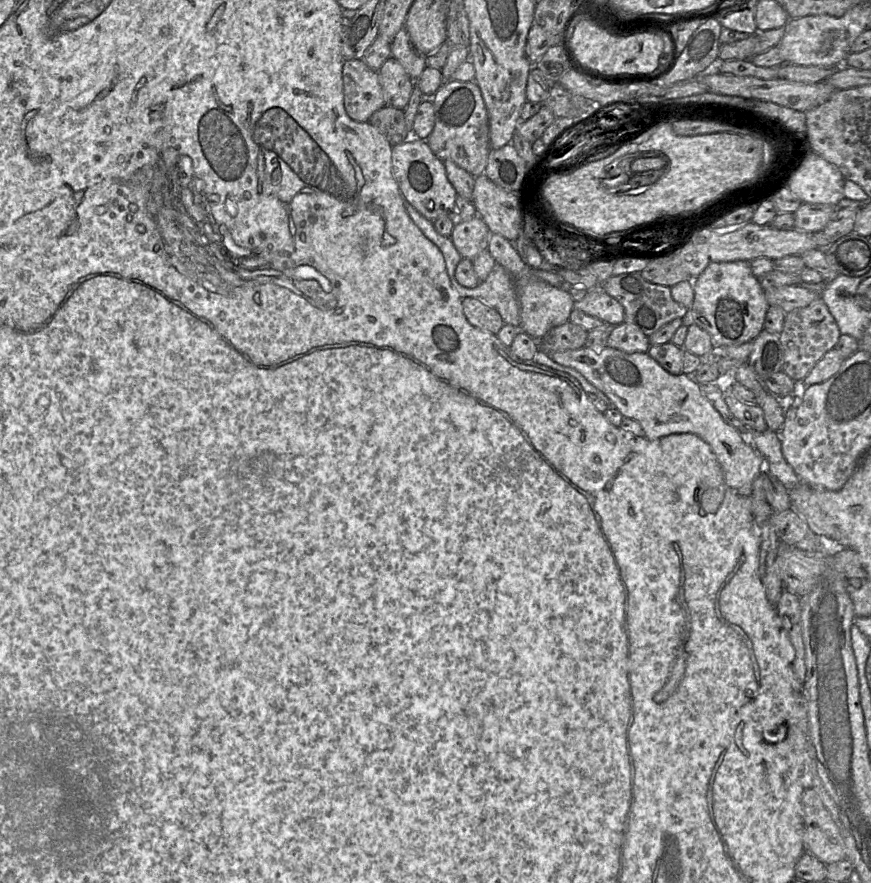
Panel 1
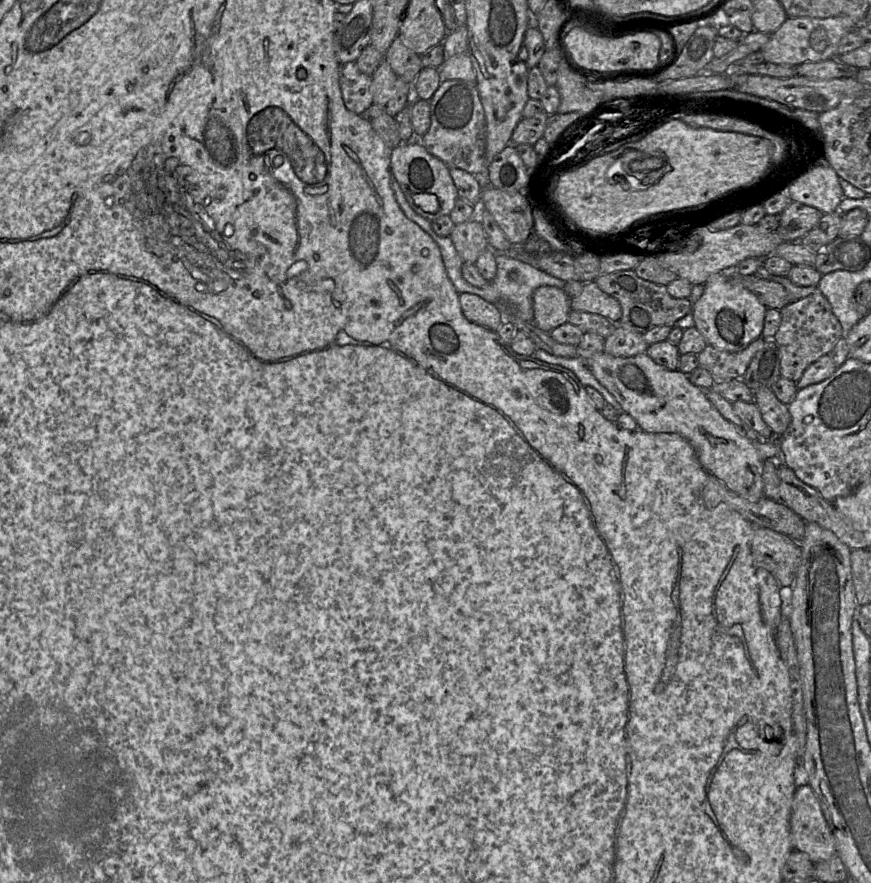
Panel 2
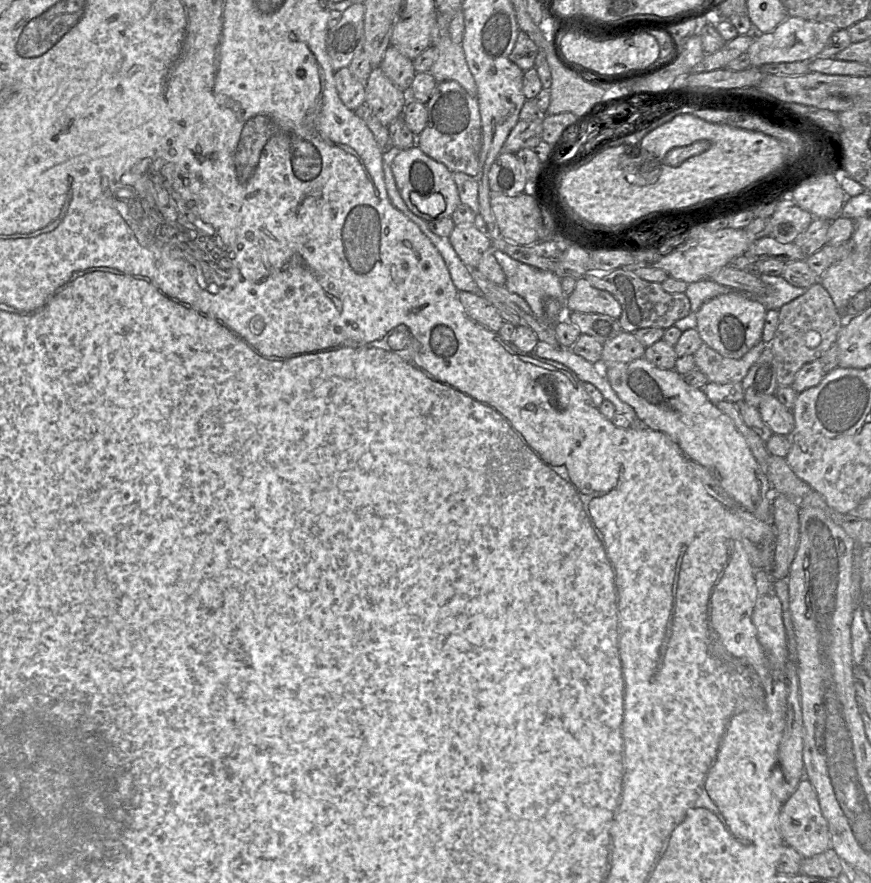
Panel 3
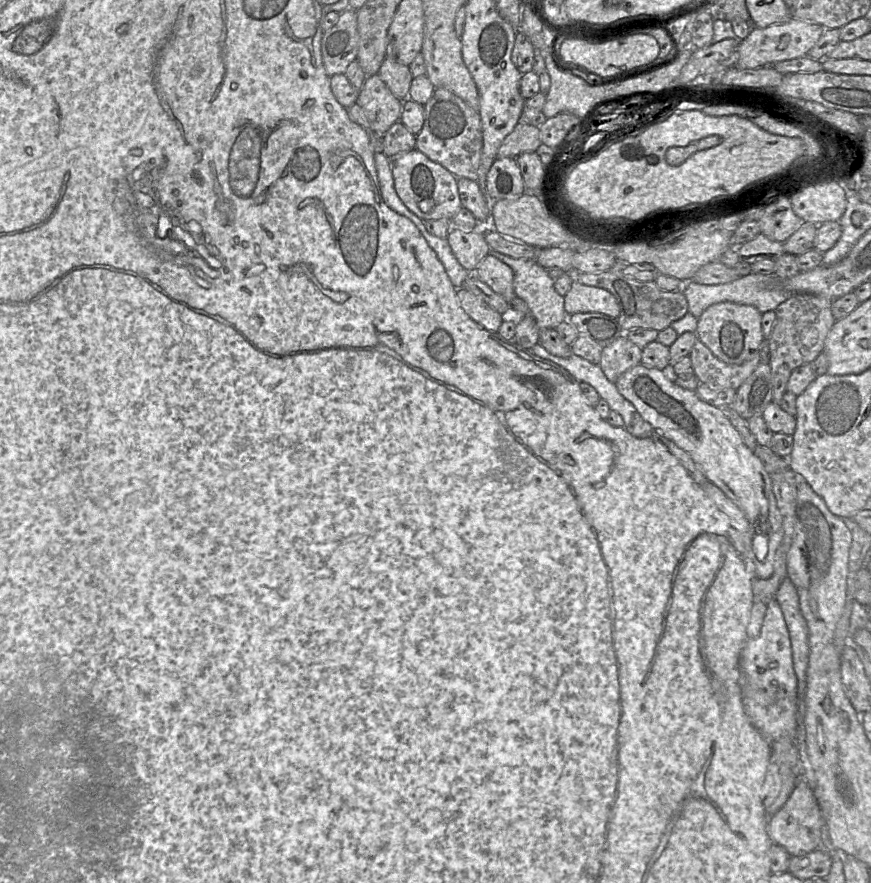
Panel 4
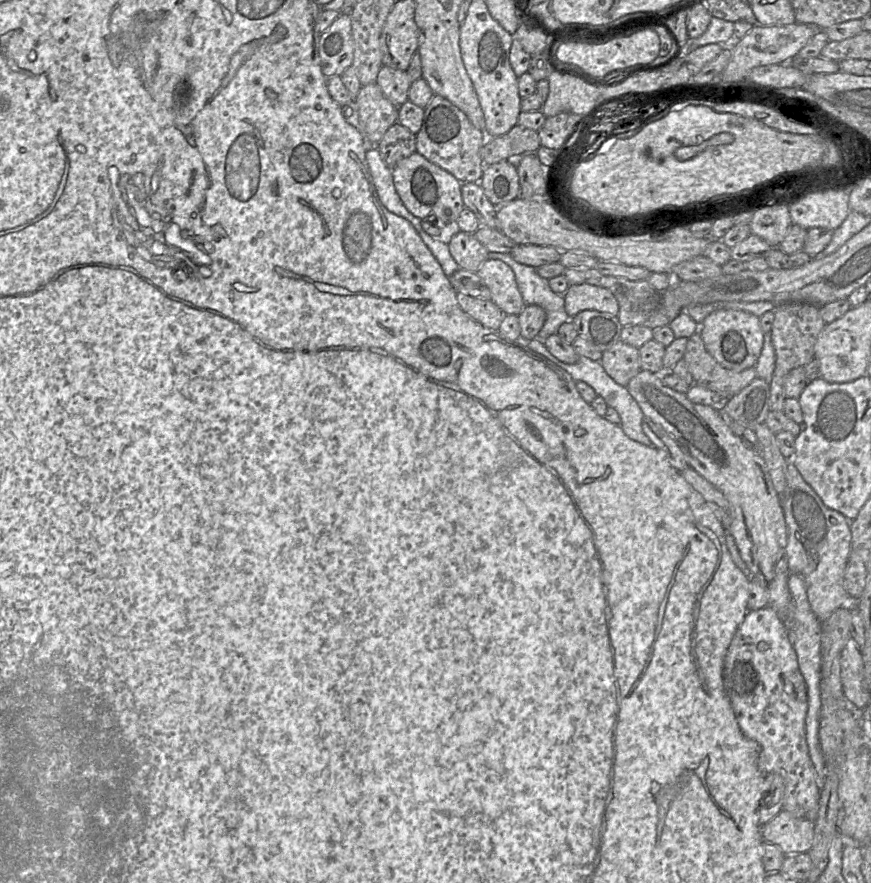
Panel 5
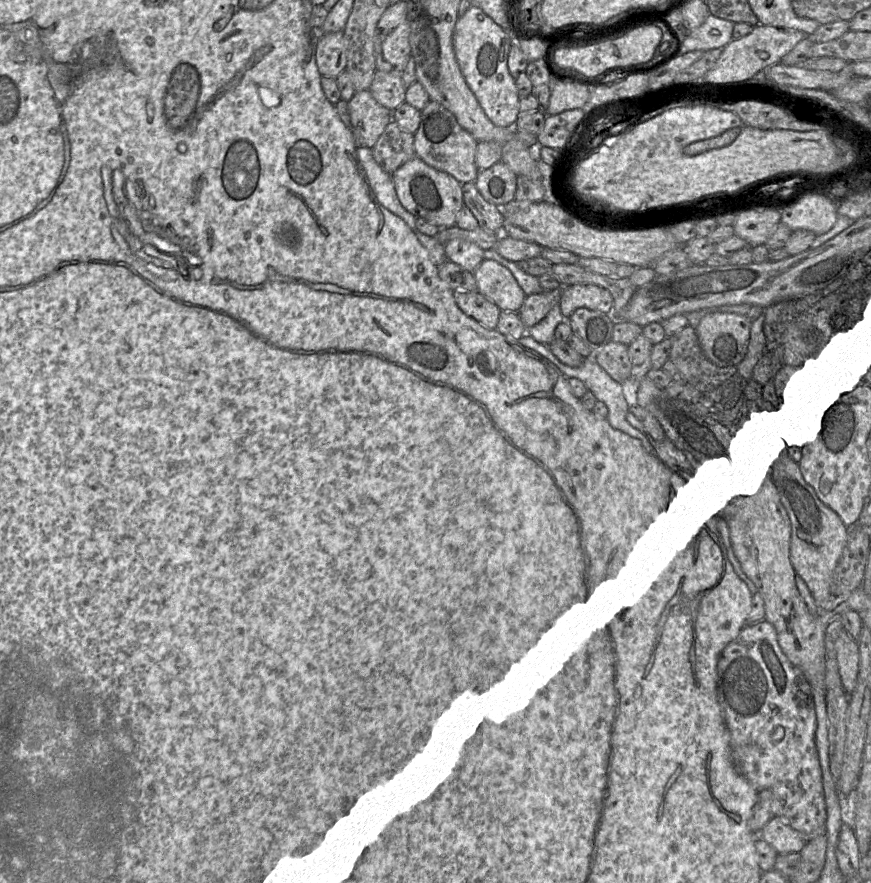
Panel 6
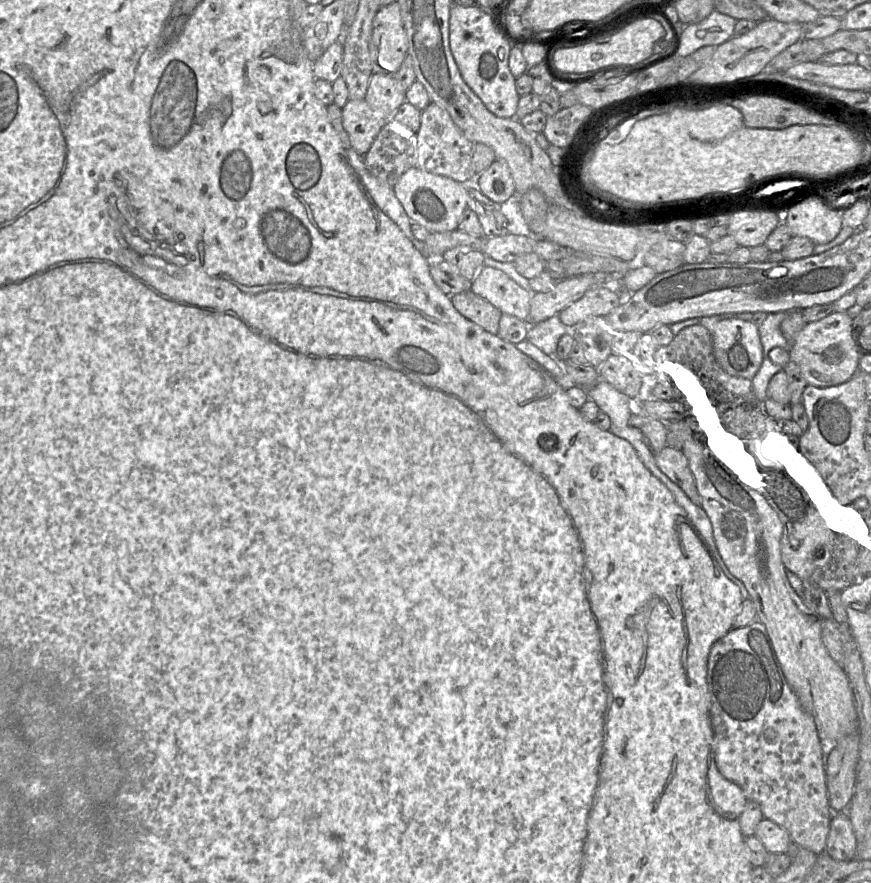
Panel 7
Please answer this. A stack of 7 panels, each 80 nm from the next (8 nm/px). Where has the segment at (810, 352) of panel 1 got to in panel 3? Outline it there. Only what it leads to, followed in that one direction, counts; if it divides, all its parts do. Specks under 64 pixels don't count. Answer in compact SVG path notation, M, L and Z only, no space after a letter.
M820 282L778 310L778 326L774 337L767 343L774 355L777 386L791 386L796 373L809 362L819 359L837 340L843 325L843 317Z

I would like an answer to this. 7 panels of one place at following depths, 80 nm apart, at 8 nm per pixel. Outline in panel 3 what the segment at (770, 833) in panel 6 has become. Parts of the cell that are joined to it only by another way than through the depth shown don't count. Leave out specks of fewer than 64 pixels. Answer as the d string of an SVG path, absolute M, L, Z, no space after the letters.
M805 777L782 806L778 826L784 843L794 848L803 858L813 857L831 848L828 823L821 812L817 794Z

